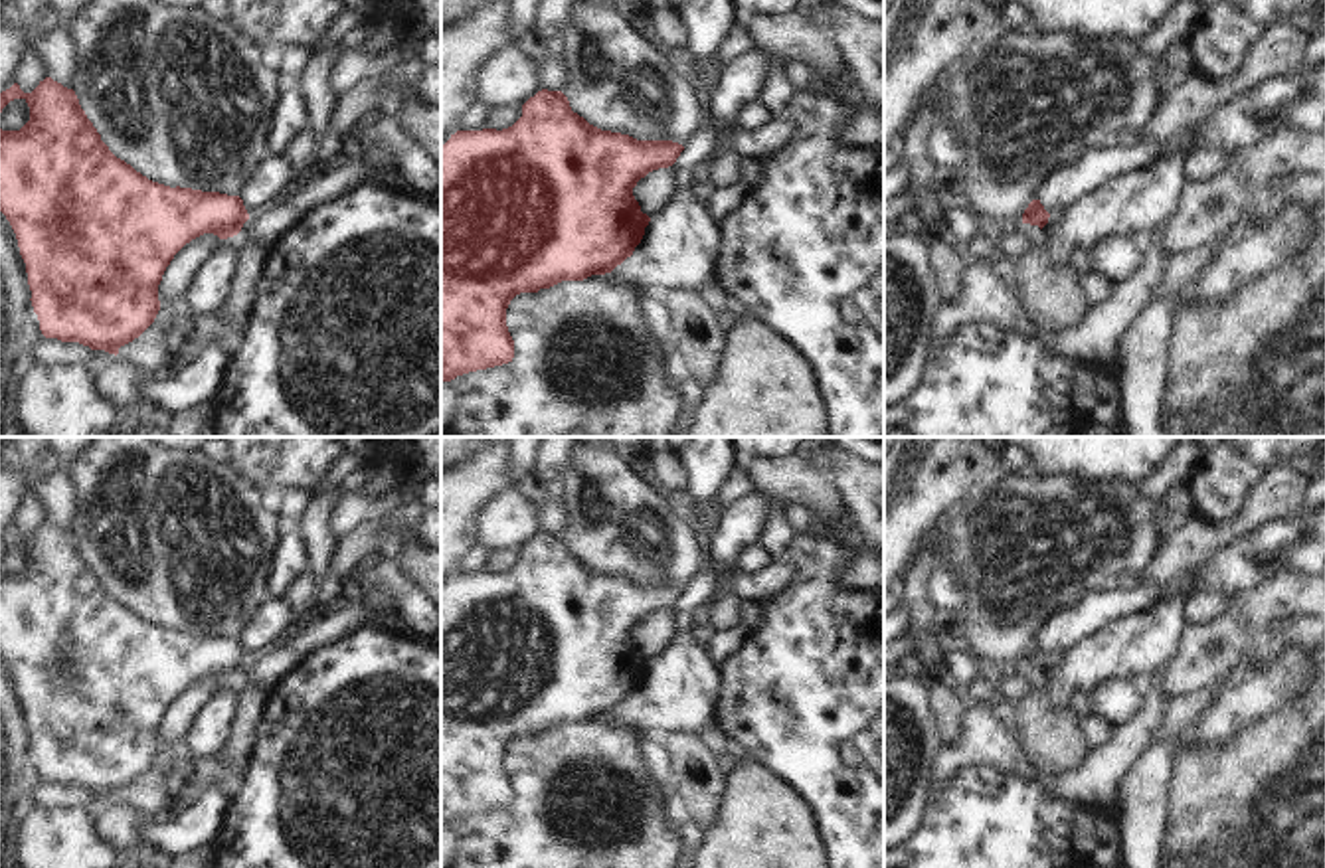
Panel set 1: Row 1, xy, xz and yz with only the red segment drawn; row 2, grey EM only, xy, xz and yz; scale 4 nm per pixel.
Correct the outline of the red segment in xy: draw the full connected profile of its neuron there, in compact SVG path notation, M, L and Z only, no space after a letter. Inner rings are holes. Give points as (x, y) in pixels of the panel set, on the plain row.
M51 520L32 536L24 536L18 526L2 534L0 556L14 542L28 546L30 564L20 573L0 571L0 654L16 676L40 773L45 781L79 785L115 799L154 765L166 710L186 686L204 676L220 682L235 678L239 686L249 682L271 692L314 651L366 623L441 641L435 633L415 629L399 611L372 607L362 595L348 591L326 615L249 658L239 639L170 631L136 615L101 583L75 534Z

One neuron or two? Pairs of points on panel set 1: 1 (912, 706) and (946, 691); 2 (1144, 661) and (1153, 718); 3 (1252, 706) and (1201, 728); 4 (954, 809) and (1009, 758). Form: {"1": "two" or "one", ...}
{"1": "two", "2": "two", "3": "one", "4": "two"}

